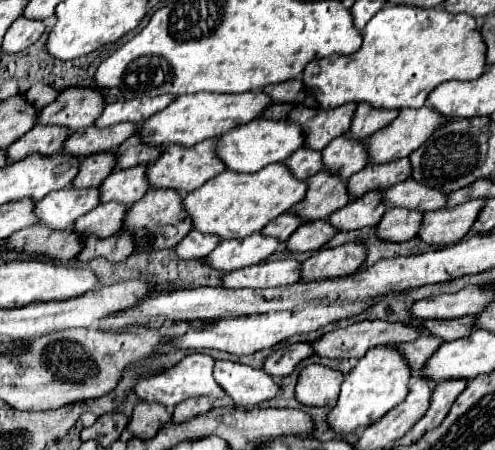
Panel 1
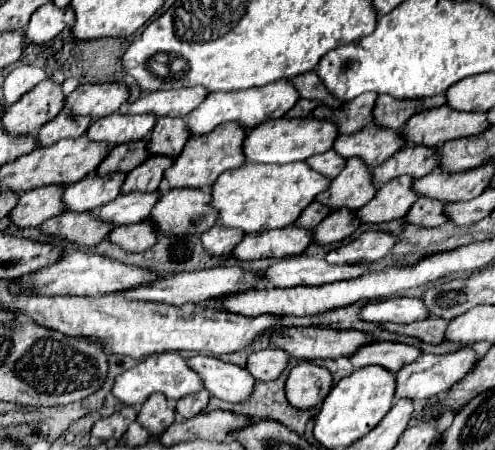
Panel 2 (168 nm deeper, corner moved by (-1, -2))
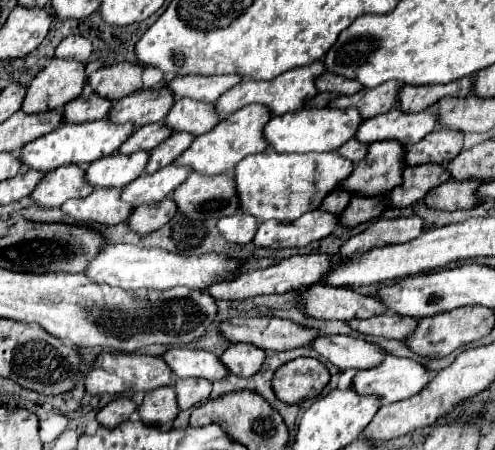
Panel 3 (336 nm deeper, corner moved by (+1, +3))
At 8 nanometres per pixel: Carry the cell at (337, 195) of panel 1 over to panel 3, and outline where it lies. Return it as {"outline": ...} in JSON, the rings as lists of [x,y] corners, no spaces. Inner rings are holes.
{"outline":[[[397,141],[369,145],[369,155],[357,163],[355,171],[341,183],[343,189],[361,195],[379,195],[401,183],[405,167],[405,147]]]}

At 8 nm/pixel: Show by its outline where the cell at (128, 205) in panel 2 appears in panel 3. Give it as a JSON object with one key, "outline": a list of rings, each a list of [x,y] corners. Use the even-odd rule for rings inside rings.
{"outline":[[[169,165],[153,175],[141,175],[123,189],[123,201],[135,207],[141,203],[161,201],[163,197],[169,197],[189,177],[189,173],[191,167]]]}

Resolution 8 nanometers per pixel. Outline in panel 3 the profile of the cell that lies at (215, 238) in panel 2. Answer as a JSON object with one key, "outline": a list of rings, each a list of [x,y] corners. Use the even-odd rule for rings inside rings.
{"outline":[[[243,211],[235,213],[233,217],[223,217],[219,219],[219,231],[235,243],[247,245],[253,241],[253,235],[257,233],[259,221],[253,219],[253,215],[245,215]]]}

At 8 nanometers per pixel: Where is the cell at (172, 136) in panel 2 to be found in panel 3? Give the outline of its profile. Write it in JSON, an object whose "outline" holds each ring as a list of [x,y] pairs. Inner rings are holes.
{"outline":[[[177,99],[171,107],[165,123],[173,131],[187,131],[193,135],[201,135],[211,131],[223,117],[215,111],[213,103],[201,103],[195,99]]]}

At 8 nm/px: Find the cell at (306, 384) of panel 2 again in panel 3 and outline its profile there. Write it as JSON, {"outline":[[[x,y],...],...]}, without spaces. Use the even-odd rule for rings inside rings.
{"outline":[[[299,357],[275,371],[271,387],[283,403],[295,405],[321,395],[329,383],[327,367],[313,357]]]}

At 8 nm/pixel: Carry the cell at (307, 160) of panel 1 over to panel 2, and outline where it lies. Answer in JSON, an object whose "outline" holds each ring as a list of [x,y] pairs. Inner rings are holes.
{"outline":[[[327,150],[327,152],[323,152],[323,154],[315,154],[315,156],[307,158],[305,162],[309,164],[311,170],[315,170],[315,172],[331,178],[331,180],[333,180],[333,178],[343,170],[343,166],[345,166],[345,158],[341,158],[335,150]]]}

